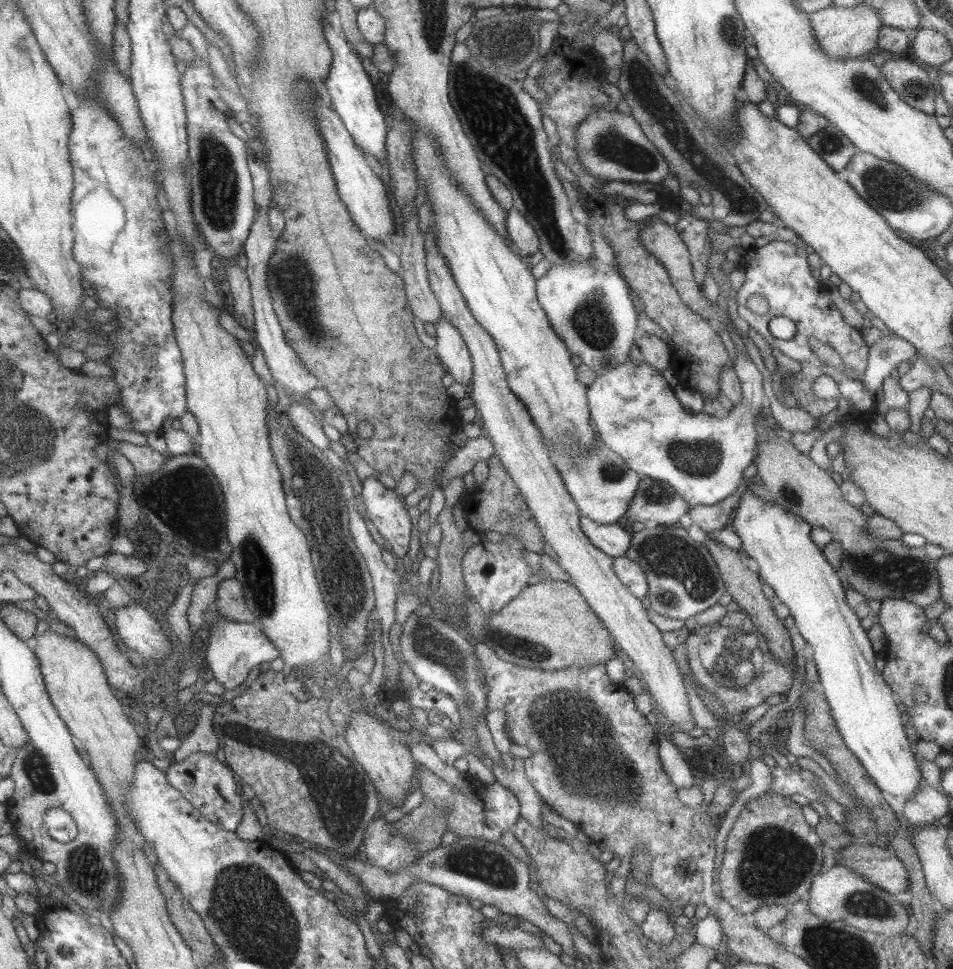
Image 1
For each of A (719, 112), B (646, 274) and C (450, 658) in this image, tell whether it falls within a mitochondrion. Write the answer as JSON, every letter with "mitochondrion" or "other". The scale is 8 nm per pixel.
{"A":"other","B":"other","C":"mitochondrion"}

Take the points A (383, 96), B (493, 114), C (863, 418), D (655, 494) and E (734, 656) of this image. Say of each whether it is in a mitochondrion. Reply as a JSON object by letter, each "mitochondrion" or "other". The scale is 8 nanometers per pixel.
{"A":"other","B":"mitochondrion","C":"other","D":"mitochondrion","E":"mitochondrion"}

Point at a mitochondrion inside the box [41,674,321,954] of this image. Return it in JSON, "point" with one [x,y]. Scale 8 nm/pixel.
{"point":[84,867]}

